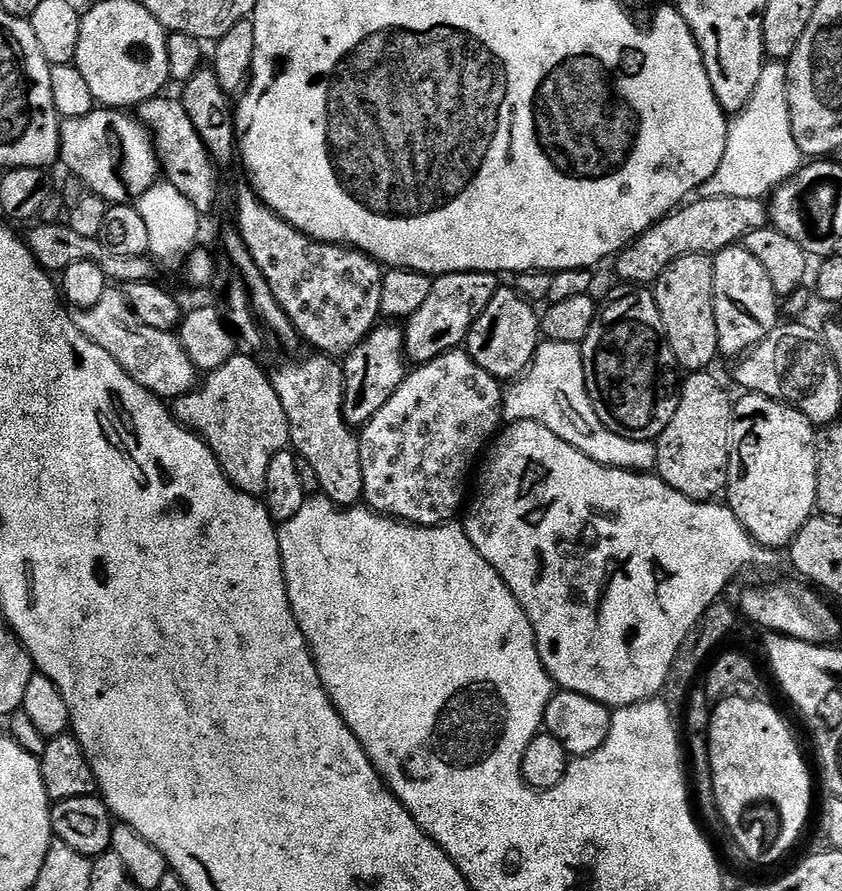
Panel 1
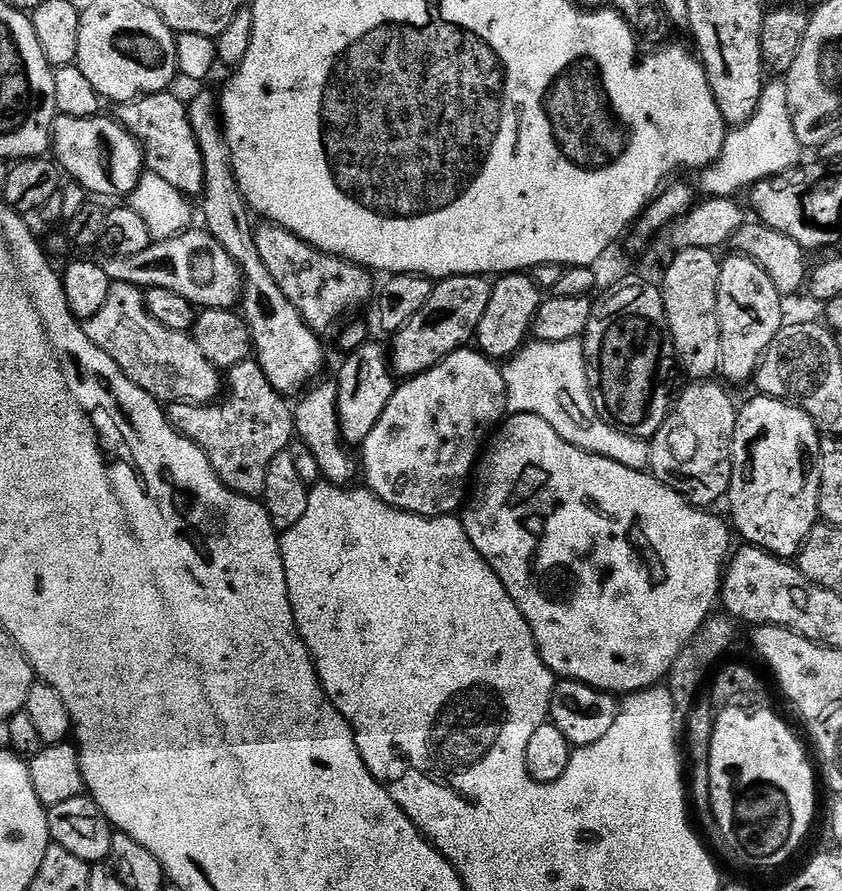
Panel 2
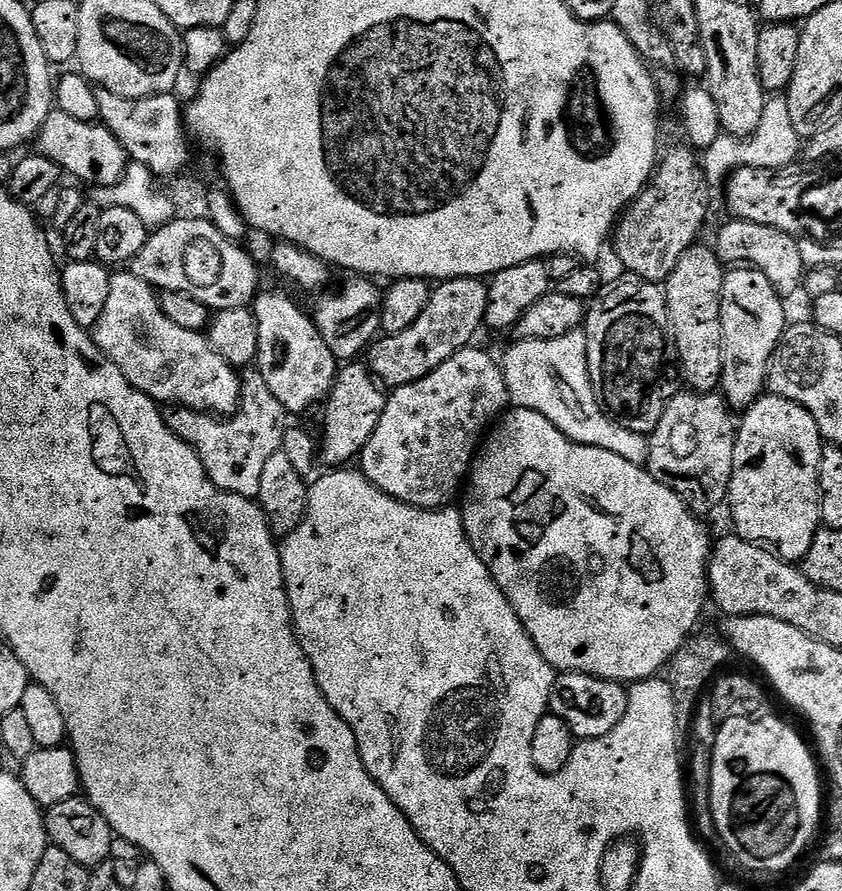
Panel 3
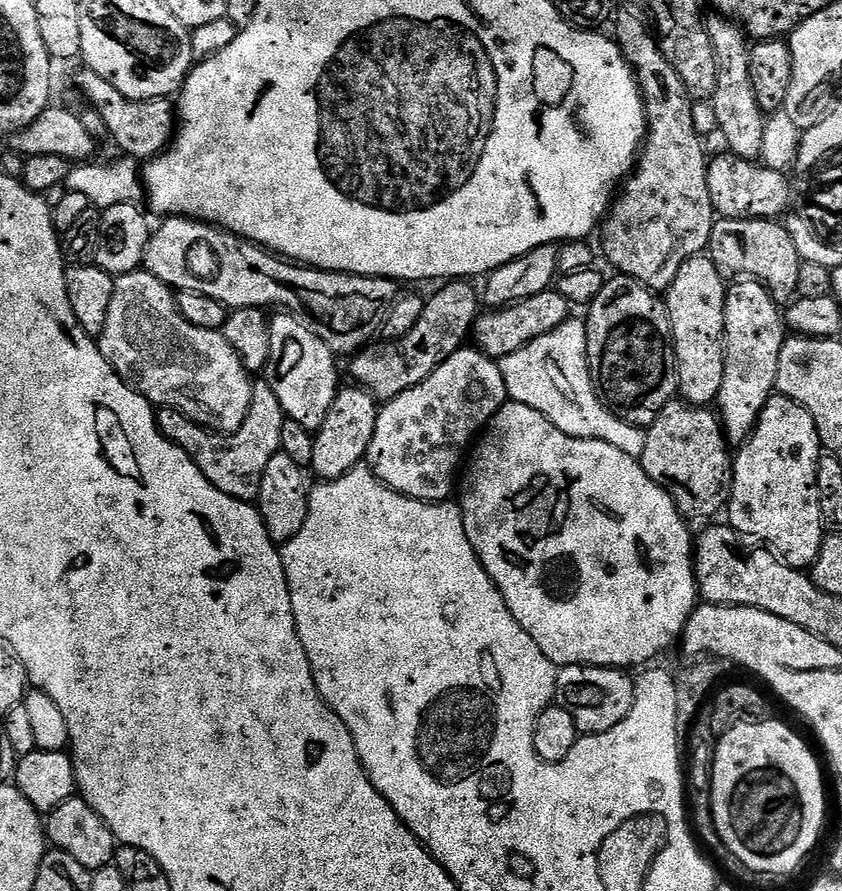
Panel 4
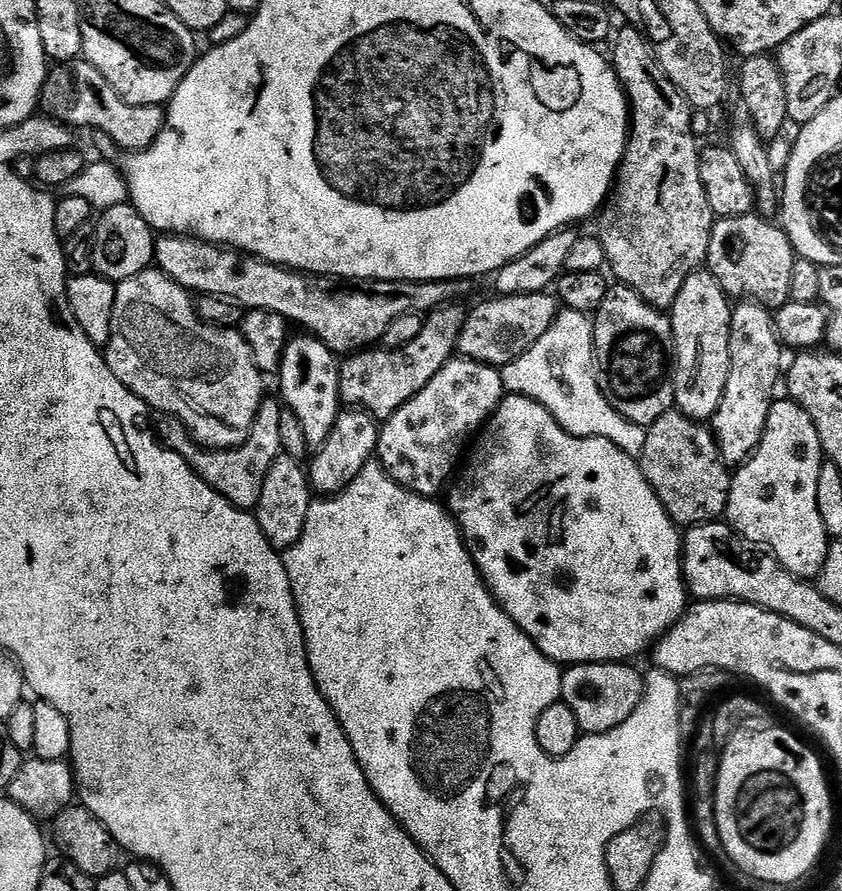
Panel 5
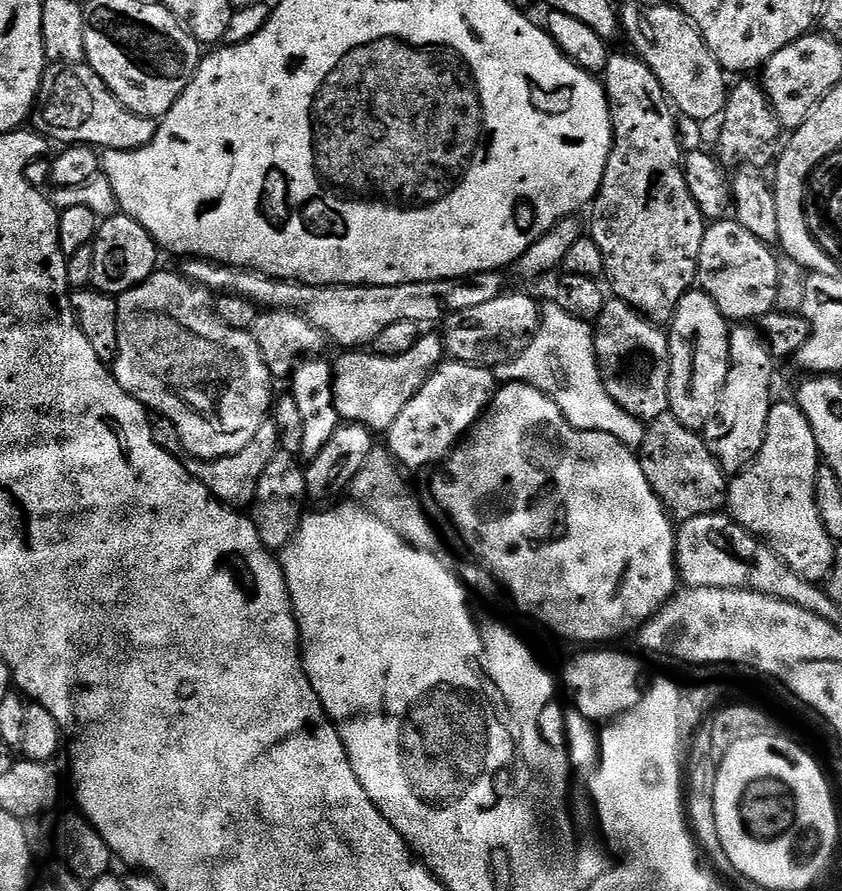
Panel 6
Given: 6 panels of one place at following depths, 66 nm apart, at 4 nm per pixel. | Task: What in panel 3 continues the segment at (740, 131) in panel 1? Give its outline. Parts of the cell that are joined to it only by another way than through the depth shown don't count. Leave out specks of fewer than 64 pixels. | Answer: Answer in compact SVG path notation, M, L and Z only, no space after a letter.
M776 94L765 103L762 122L758 122L758 130L747 138L721 134L709 148L703 149L702 167L704 177L708 179L709 185L720 186L727 181L732 173L739 168L778 168L789 167L796 155L802 152L802 137L794 130L790 122L790 106L788 97L784 94Z

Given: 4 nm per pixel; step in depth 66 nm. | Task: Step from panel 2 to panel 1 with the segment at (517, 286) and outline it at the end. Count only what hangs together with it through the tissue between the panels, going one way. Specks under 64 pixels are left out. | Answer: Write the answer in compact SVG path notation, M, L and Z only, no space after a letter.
M500 286L494 298L490 298L490 306L486 306L486 310L478 314L474 326L470 326L466 351L471 360L486 370L486 374L501 382L512 382L528 371L541 343L542 316L537 305L519 296L515 287Z

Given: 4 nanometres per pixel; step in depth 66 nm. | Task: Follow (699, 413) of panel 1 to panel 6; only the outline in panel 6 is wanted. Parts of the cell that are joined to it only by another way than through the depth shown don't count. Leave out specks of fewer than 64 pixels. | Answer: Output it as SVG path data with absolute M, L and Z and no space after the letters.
M670 414L659 416L644 429L644 441L638 450L642 474L646 474L646 482L654 490L660 504L673 521L683 522L699 516L710 516L719 513L725 507L728 499L729 477L720 469L718 462L710 454L703 435L690 431L678 418Z

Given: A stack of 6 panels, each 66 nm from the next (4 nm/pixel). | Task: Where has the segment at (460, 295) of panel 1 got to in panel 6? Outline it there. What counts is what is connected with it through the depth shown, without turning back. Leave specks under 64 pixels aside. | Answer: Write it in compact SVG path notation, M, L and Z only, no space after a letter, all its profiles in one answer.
M421 335L418 343L406 354L397 356L379 356L375 350L348 350L334 360L334 375L332 385L334 386L334 402L340 415L341 421L349 424L361 424L364 428L369 428L374 434L387 433L388 429L398 422L398 414L406 410L406 402L418 394L418 390L426 383L433 371L445 363L446 349L444 341L439 335Z

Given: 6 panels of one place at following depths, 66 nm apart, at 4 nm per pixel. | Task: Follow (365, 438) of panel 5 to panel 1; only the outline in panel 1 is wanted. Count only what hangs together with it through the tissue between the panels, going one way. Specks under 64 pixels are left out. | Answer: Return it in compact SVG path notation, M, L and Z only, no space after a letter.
M380 322L371 334L358 345L353 352L343 357L344 397L342 414L353 429L363 429L364 425L386 406L388 399L402 386L406 375L406 357L404 355L404 330L396 322Z

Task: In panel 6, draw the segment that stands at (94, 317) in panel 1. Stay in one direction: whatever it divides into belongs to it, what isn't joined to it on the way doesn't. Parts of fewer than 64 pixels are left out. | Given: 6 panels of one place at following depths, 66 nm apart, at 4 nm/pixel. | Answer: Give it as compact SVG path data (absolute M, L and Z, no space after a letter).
M157 270L150 278L119 293L118 354L110 371L118 386L126 390L149 413L165 416L174 422L182 446L203 460L226 458L238 454L254 442L254 434L270 418L274 408L274 377L258 342L247 328L230 326L216 312L213 293L204 285L176 272Z

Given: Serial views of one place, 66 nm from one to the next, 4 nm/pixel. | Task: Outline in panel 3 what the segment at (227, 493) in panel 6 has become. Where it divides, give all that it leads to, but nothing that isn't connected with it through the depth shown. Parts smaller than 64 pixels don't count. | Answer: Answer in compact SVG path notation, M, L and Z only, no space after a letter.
M248 370L240 381L240 406L230 418L217 418L207 412L196 412L192 408L168 406L163 409L164 421L169 430L186 446L198 454L210 482L218 490L238 494L247 500L256 500L262 490L262 469L266 461L280 451L284 429L289 427L290 416L282 402L270 394L266 378L259 370Z

